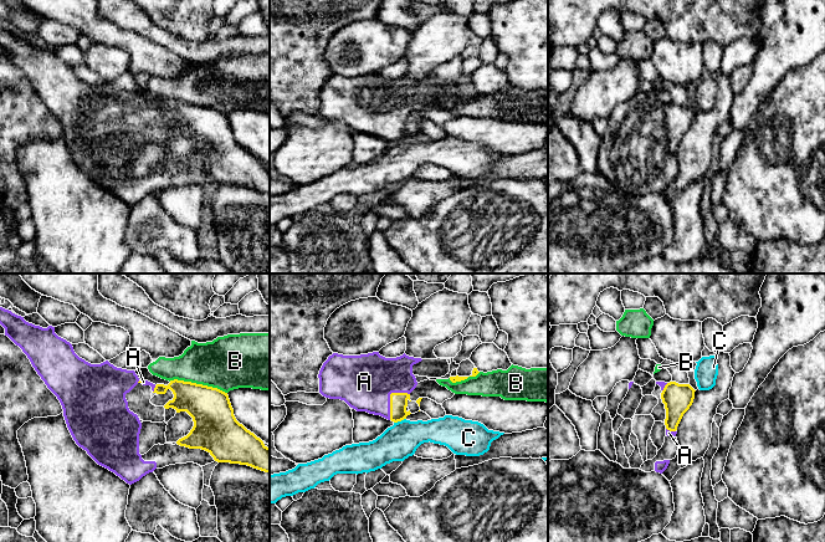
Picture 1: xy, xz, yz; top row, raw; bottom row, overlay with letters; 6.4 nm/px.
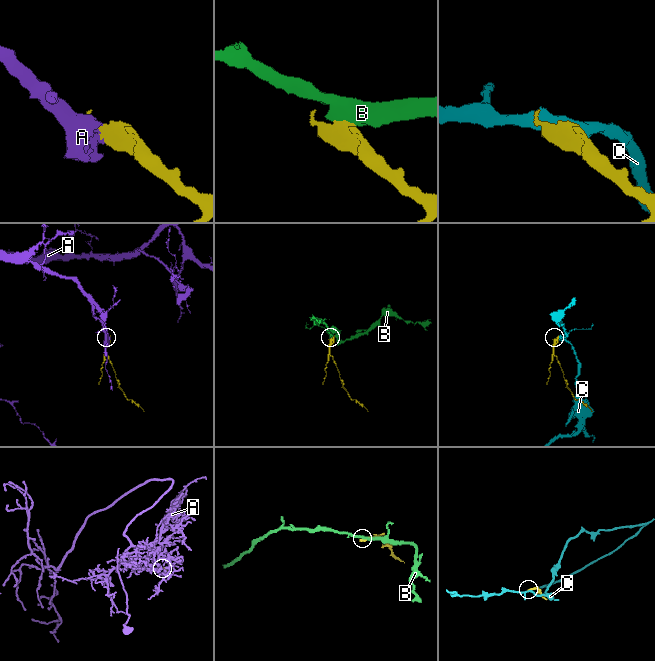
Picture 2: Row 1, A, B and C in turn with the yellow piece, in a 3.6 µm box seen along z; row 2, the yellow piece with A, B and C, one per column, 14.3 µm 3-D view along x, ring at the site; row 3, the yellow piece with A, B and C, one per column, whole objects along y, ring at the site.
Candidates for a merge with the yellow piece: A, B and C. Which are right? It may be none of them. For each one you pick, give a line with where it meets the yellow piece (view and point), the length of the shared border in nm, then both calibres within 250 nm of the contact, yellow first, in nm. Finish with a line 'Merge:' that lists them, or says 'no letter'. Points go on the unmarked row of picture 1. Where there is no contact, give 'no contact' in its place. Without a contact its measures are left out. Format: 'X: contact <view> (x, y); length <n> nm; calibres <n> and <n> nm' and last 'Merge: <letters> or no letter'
A: contact xz (390, 119); length 220 nm; calibres 110 and 360 nm
Merge: A

